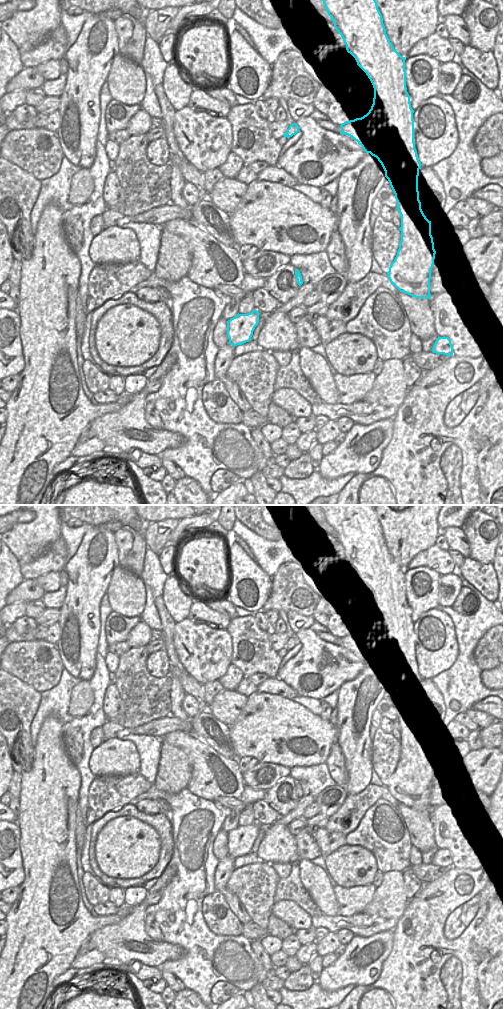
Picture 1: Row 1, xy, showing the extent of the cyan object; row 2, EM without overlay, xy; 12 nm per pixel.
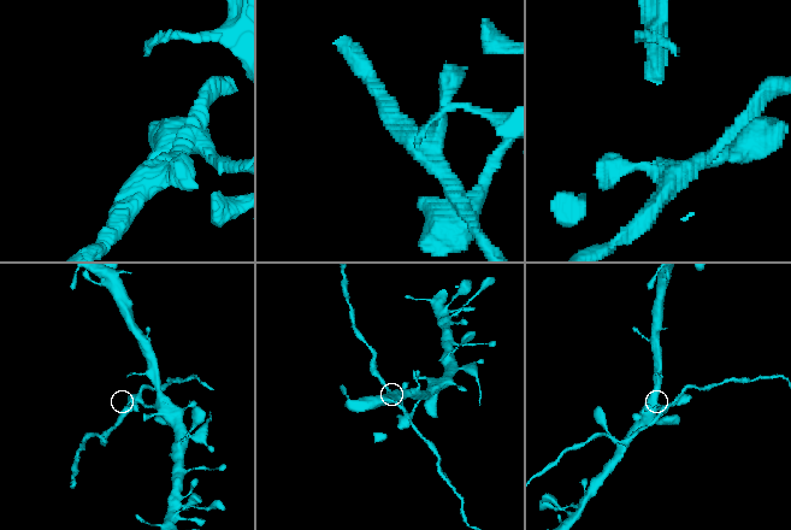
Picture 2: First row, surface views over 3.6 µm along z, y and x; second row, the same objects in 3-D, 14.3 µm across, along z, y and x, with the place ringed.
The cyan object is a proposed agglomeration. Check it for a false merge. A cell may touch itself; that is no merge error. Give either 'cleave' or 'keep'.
keep

